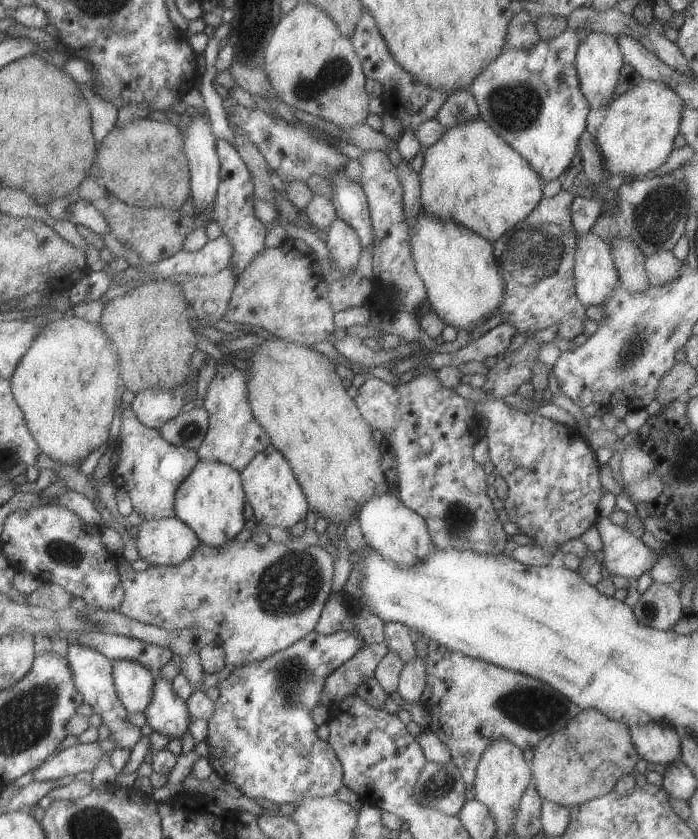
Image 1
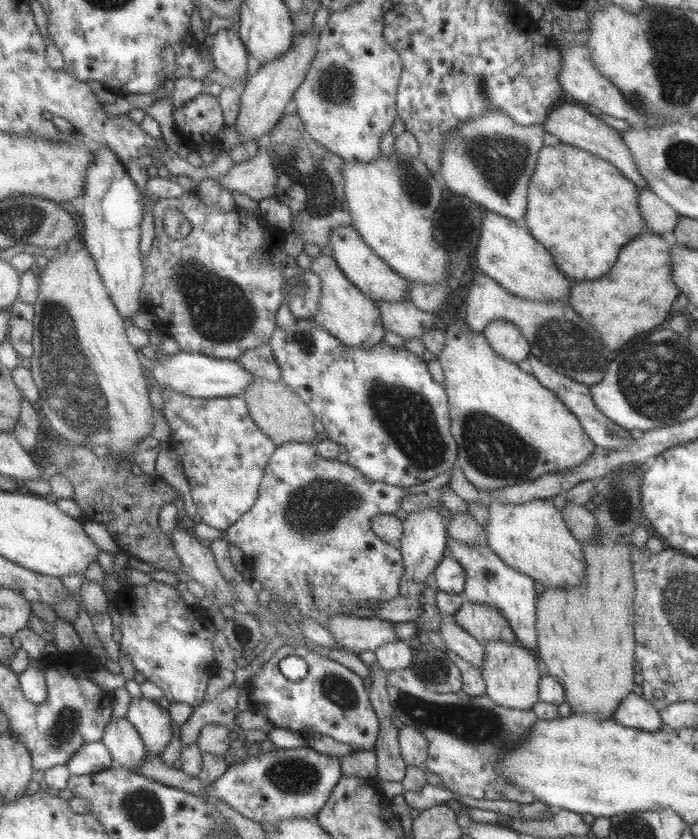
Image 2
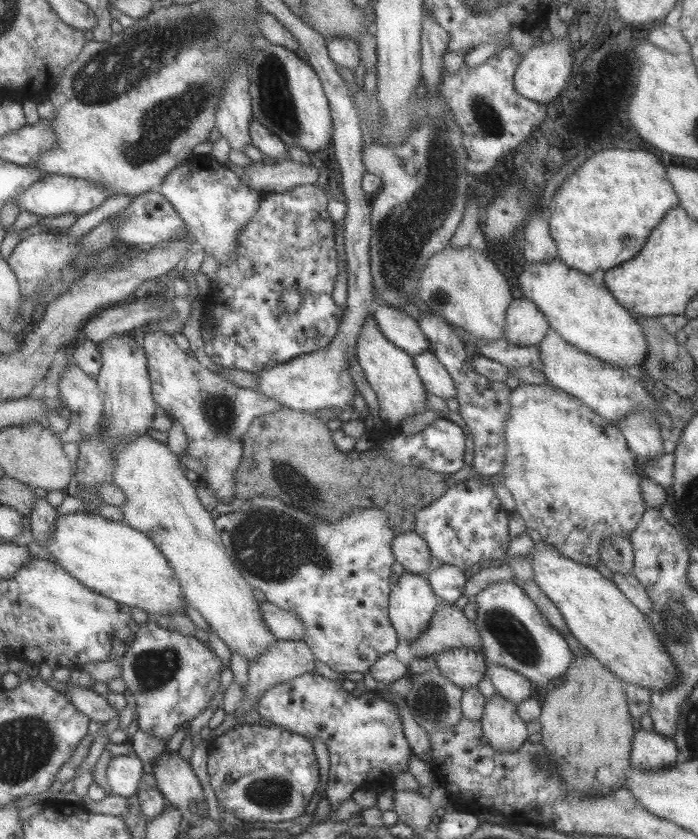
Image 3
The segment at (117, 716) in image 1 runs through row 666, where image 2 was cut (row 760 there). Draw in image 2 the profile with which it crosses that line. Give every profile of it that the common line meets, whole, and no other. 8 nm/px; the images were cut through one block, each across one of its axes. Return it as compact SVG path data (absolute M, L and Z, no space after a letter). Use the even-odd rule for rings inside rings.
M98 741L82 745L69 758L66 766L70 775L79 777L105 770L113 766L113 763L107 748Z

